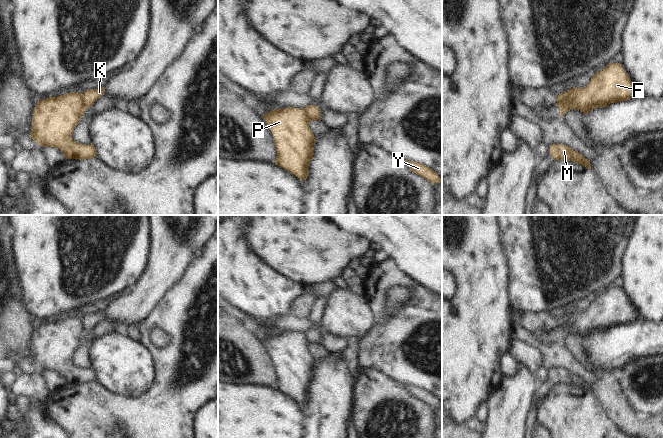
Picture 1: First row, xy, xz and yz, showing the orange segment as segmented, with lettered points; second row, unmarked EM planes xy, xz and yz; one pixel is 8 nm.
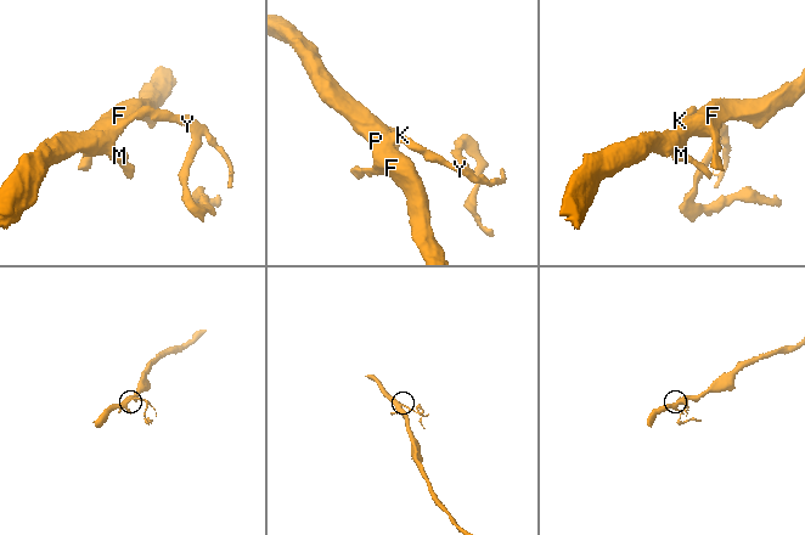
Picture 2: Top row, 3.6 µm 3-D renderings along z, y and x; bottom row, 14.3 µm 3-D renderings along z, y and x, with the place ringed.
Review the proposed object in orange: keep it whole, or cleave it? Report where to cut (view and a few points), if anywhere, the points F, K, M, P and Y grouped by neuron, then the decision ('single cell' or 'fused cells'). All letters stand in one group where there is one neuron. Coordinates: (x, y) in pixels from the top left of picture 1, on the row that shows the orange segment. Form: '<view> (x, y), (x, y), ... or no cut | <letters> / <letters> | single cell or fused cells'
yz (570, 90), (563, 100), (563, 113) | F M P / K Y | fused cells

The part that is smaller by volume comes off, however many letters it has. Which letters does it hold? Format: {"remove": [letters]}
{"remove": ["K", "Y"]}

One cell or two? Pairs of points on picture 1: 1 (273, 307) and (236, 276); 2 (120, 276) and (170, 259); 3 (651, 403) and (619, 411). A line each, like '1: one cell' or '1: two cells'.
1: one cell
2: two cells
3: two cells

